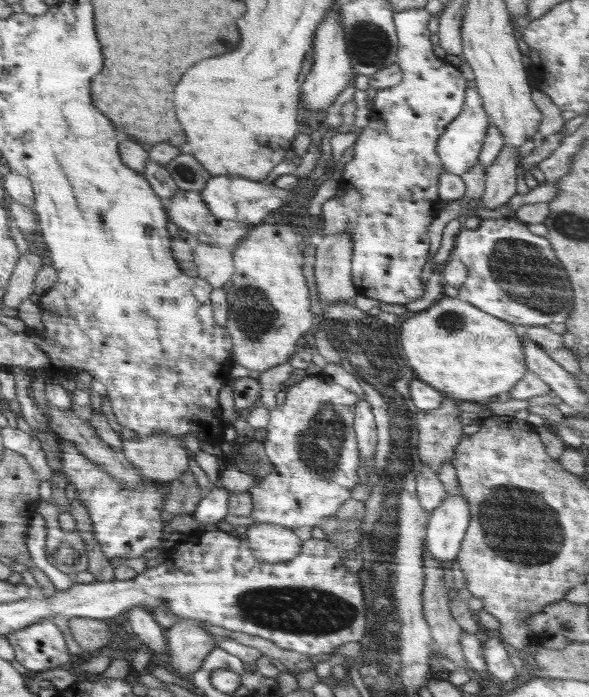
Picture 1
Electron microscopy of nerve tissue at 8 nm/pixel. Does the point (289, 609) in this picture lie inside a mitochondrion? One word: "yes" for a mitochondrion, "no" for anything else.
yes

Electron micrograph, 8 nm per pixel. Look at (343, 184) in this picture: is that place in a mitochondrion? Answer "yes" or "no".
no

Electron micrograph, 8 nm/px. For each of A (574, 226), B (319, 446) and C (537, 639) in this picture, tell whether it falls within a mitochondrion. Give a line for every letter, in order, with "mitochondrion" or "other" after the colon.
A: mitochondrion
B: mitochondrion
C: other

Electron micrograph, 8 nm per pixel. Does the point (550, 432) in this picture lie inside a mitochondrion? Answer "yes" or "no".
no

